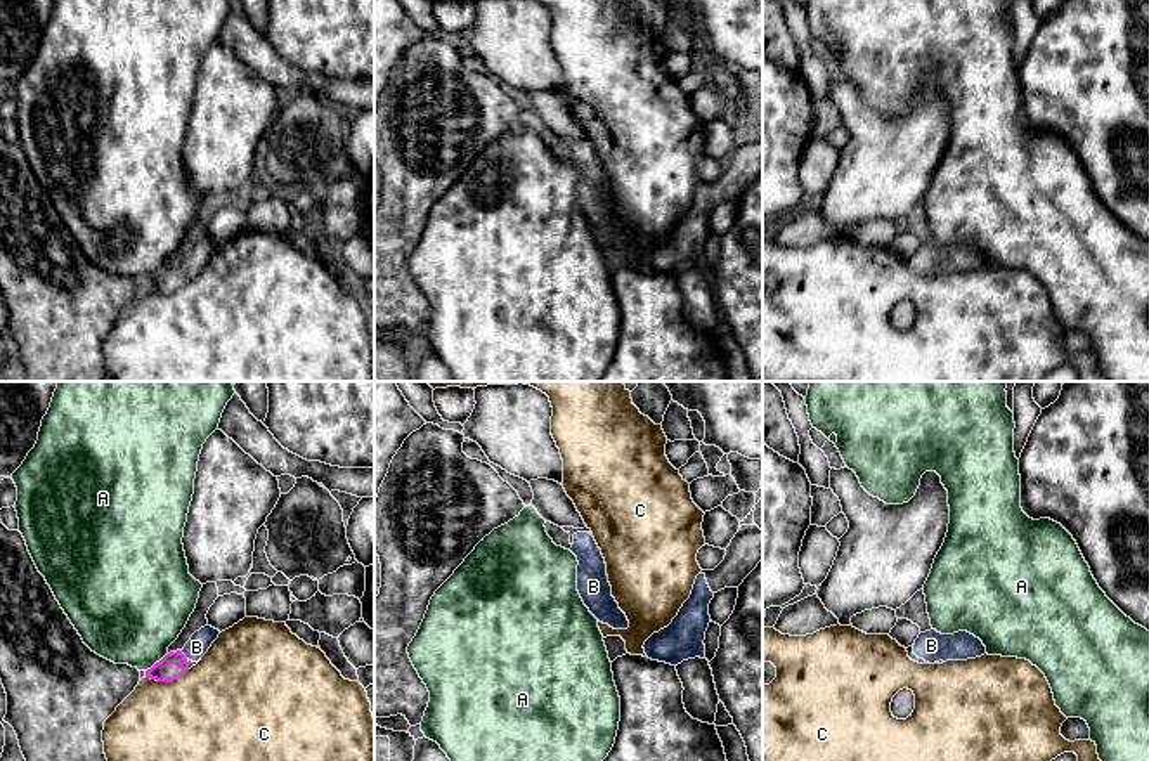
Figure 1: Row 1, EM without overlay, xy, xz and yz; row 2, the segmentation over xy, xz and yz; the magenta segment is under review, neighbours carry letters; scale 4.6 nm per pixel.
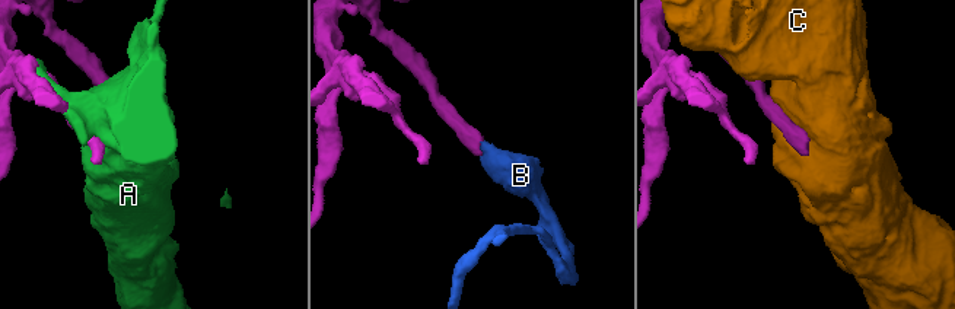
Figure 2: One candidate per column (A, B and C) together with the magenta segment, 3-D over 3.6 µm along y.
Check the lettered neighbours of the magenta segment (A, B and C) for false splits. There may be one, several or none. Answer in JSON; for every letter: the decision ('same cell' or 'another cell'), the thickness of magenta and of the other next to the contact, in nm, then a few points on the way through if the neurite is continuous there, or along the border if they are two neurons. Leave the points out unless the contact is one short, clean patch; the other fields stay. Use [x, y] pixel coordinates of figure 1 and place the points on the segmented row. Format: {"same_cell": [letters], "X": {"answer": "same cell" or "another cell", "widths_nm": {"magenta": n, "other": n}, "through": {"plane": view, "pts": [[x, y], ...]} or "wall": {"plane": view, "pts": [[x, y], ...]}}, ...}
{"same_cell": ["B"], "A": {"answer": "another cell", "widths_nm": {"magenta": 120, "other": 440}}, "B": {"answer": "same cell", "widths_nm": {"magenta": 120, "other": 100}, "through": {"plane": "xy", "pts": [[174, 664], [184, 656], [196, 647]]}}, "C": {"answer": "another cell", "widths_nm": {"magenta": 120, "other": 440}}}

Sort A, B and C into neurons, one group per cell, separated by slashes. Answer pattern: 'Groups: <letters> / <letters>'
Groups: A / B / C

